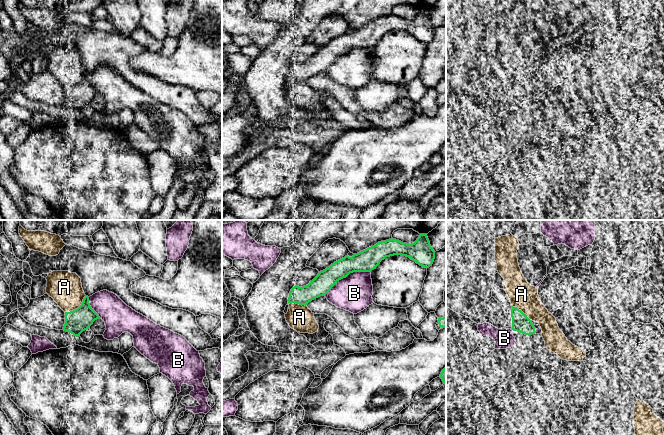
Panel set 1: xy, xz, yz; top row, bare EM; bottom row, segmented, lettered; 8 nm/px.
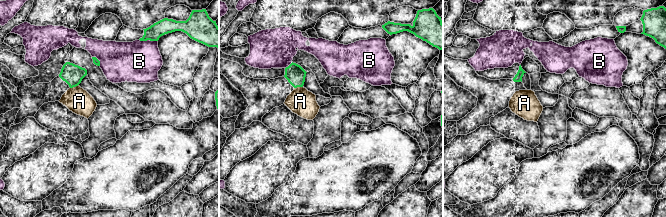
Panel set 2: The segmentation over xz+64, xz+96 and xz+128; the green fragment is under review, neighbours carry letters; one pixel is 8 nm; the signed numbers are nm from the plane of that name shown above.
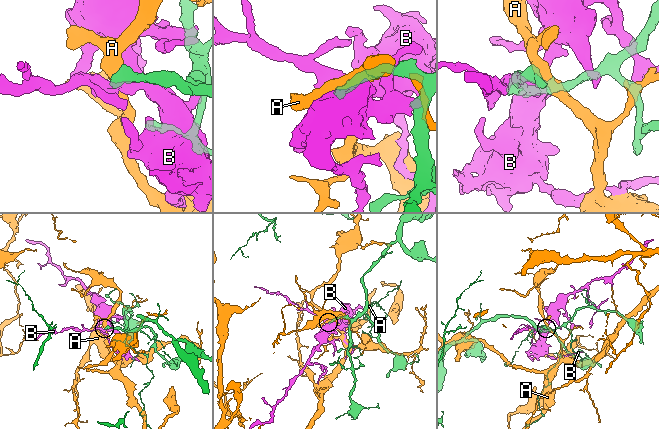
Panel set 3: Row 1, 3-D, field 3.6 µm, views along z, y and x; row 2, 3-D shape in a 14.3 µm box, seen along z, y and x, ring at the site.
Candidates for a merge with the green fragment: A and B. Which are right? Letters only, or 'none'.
none

